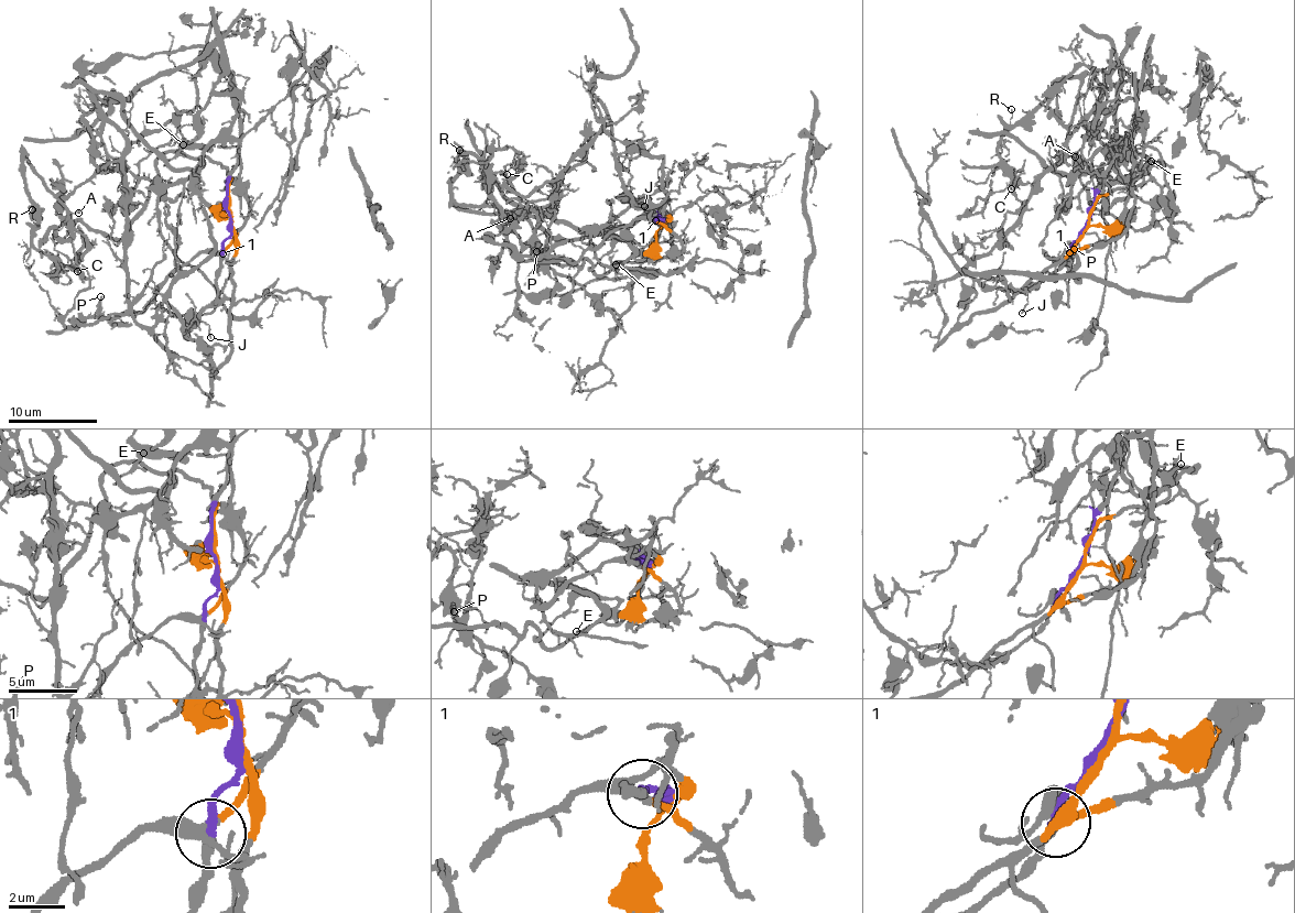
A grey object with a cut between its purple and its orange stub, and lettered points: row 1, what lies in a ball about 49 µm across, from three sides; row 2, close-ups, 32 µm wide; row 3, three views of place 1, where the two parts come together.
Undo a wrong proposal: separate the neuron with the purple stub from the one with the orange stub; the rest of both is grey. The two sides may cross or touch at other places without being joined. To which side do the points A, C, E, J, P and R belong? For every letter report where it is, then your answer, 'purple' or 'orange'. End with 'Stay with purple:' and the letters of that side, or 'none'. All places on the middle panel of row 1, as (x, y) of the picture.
A: place (510, 218); orange
C: place (507, 174); orange
E: place (616, 264); orange
J: place (644, 206); purple
P: place (536, 251); orange
R: place (459, 150); orange
Stay with purple: J

